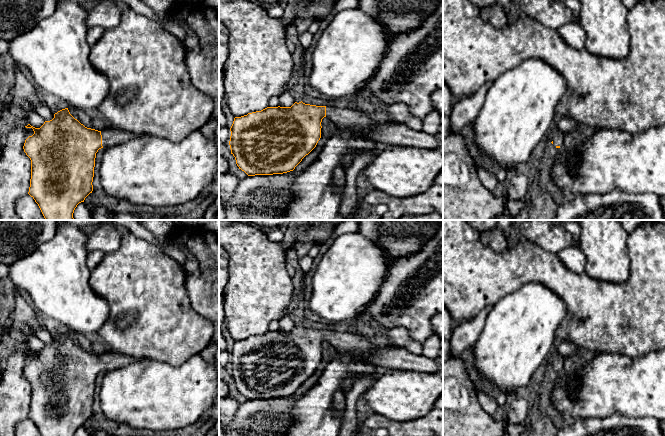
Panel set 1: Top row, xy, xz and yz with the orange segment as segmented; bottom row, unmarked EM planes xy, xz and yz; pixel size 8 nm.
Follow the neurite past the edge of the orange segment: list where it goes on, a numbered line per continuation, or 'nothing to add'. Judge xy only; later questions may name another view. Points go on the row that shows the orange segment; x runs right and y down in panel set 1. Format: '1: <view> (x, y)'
1: xy (110, 135)

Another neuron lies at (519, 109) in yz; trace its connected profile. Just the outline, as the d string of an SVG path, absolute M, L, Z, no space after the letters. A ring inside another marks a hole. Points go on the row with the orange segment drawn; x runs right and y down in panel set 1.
M528 59L517 67L502 73L491 85L485 101L474 119L475 144L478 151L491 159L498 168L521 168L530 158L537 145L554 128L555 109L567 85L563 77L549 64L538 59Z

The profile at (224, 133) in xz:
M223 127L219 129L219 141L224 142L224 143L229 143L230 136L231 136L230 128Z

